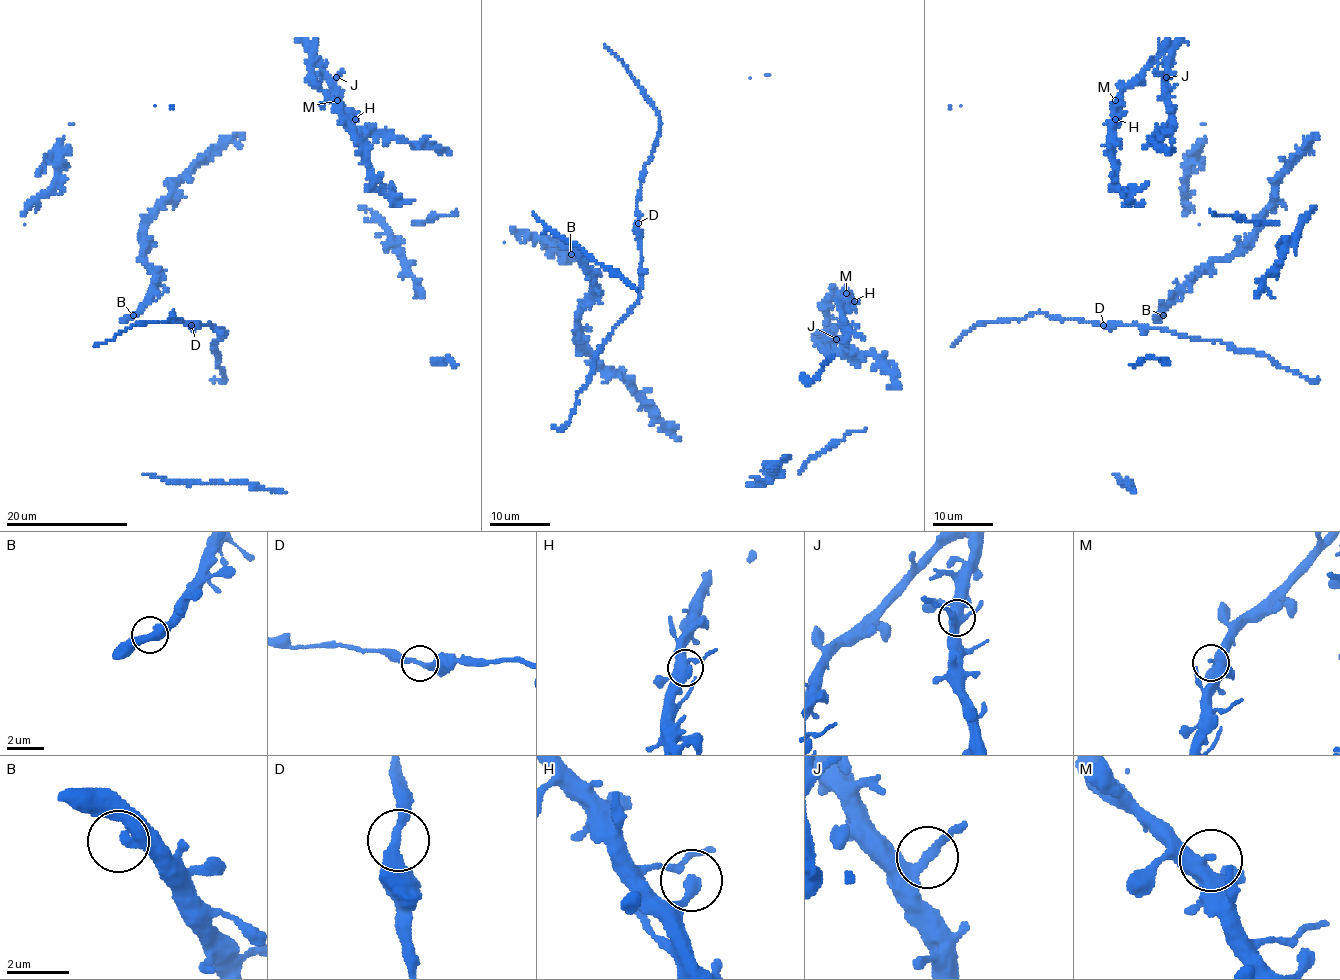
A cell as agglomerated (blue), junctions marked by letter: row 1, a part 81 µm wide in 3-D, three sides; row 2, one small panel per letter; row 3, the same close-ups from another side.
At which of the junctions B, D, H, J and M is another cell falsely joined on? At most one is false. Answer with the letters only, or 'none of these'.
none of these

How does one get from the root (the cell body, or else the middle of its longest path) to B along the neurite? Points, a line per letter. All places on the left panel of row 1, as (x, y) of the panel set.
B: (240, 148), (229, 141), (206, 157), (150, 219), (142, 253), (155, 275), (144, 307), (133, 315)

